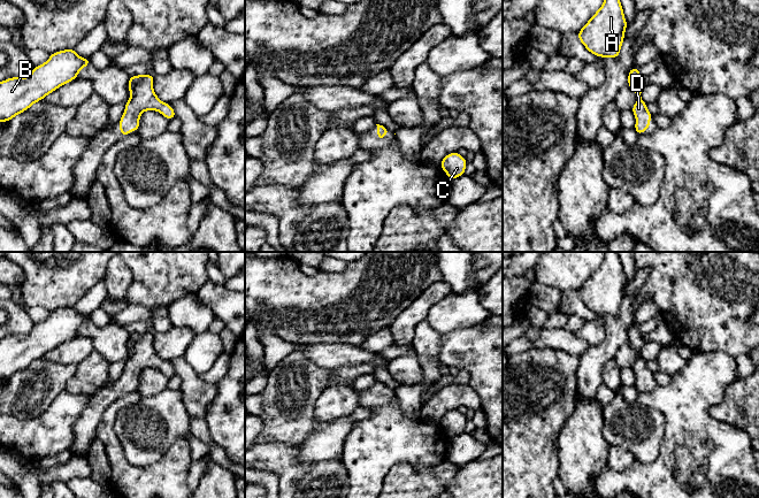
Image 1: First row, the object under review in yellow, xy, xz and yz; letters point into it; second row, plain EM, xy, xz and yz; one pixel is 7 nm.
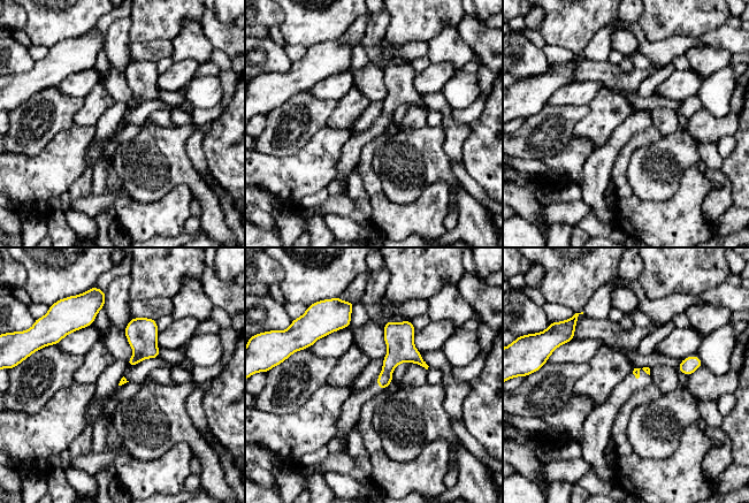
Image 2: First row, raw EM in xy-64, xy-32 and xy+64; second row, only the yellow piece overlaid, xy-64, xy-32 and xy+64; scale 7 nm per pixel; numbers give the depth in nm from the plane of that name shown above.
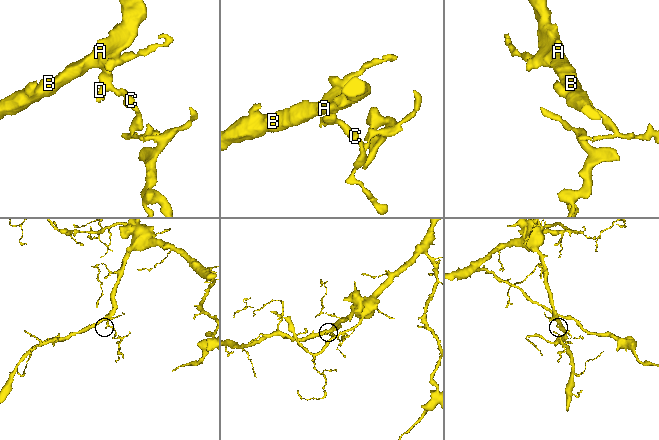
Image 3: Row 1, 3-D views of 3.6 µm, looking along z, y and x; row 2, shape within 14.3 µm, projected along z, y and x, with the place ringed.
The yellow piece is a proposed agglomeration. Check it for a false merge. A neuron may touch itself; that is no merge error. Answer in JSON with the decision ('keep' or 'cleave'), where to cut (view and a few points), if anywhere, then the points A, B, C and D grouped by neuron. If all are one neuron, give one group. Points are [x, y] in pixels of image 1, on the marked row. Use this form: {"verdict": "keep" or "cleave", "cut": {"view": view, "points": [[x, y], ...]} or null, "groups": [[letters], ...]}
{"verdict": "keep", "cut": null, "groups": [["A", "B", "C", "D"]]}

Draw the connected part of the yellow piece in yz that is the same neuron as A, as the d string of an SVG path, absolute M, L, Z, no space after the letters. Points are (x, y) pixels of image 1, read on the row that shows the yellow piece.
M604 0L603 6L577 36L584 47L596 56L616 59L627 25L620 0Z

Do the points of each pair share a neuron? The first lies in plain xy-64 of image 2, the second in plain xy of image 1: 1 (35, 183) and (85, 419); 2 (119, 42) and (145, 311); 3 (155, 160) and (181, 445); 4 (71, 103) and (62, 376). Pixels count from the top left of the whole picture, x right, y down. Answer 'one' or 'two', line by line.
1: two
2: two
3: two
4: one

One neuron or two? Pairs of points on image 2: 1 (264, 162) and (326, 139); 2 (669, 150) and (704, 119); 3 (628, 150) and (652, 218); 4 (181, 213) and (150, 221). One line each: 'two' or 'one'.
1: one
2: two
3: one
4: one

